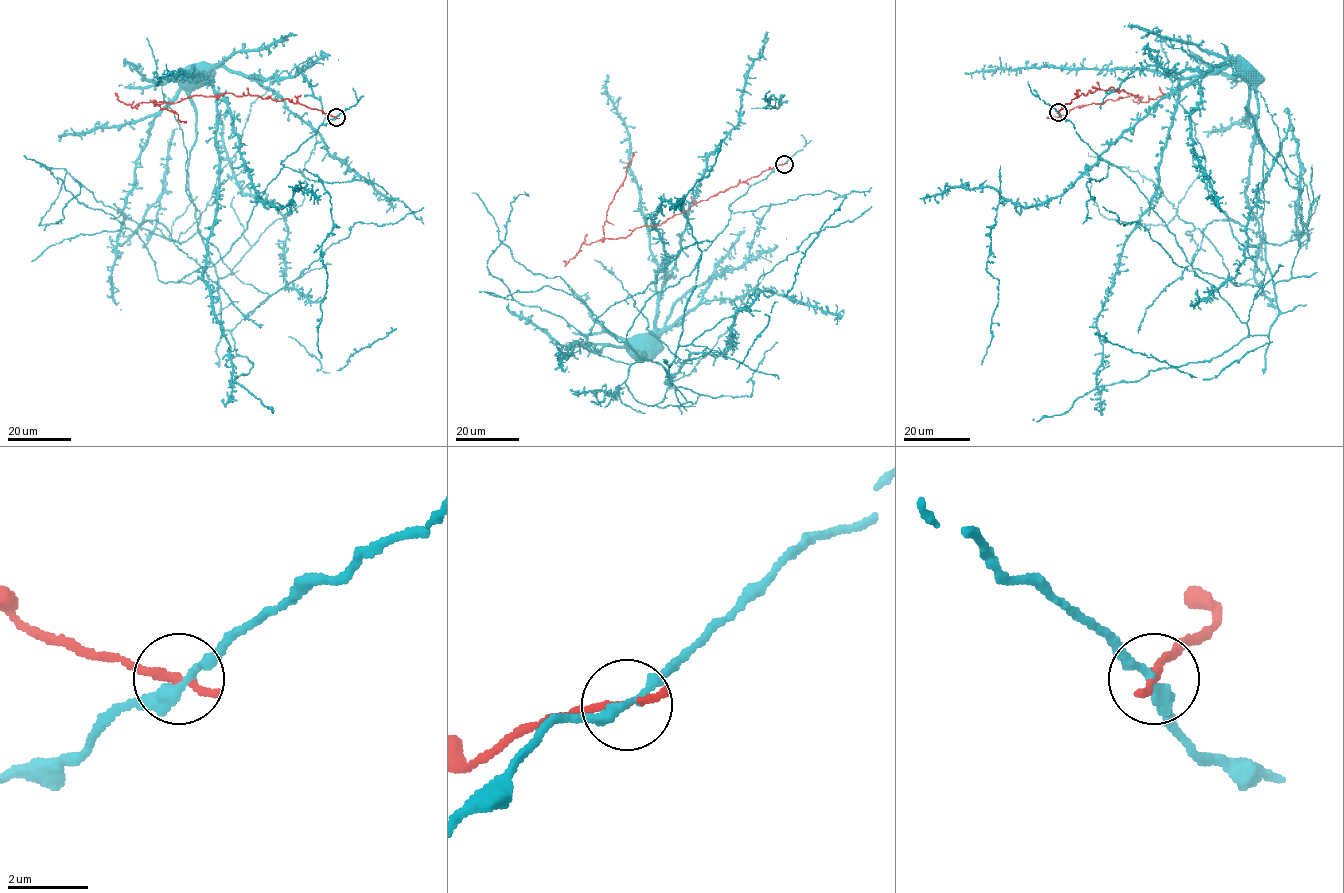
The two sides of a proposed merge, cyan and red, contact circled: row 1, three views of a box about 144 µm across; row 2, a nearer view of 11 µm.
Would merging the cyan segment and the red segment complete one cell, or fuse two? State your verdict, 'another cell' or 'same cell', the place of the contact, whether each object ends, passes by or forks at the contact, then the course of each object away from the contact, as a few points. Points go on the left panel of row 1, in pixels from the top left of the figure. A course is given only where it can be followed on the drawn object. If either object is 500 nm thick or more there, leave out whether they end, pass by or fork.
another cell | (336, 117) | cyan passes by | red ends | cyan via (336, 117), (281, 163), (227, 253), (178, 281), (191, 283), (209, 263), (188, 189), (194, 69) | red via (336, 117), (287, 99), (227, 92), (154, 103), (185, 121)

